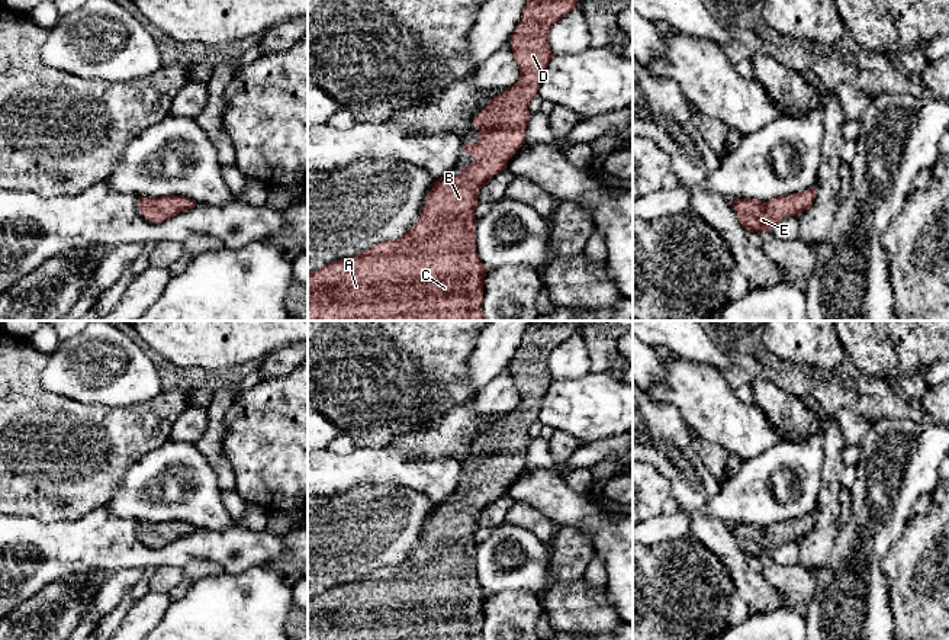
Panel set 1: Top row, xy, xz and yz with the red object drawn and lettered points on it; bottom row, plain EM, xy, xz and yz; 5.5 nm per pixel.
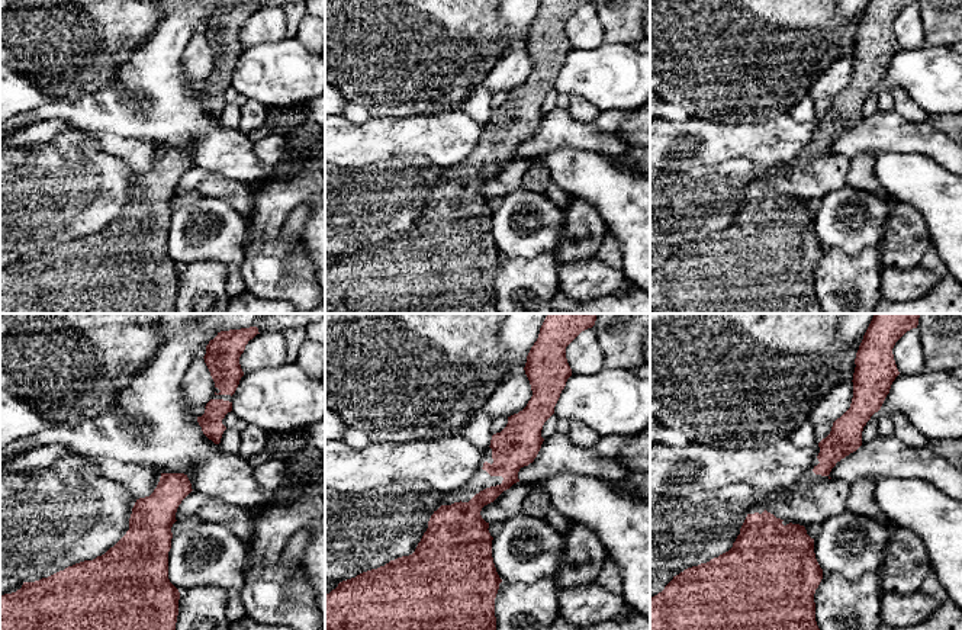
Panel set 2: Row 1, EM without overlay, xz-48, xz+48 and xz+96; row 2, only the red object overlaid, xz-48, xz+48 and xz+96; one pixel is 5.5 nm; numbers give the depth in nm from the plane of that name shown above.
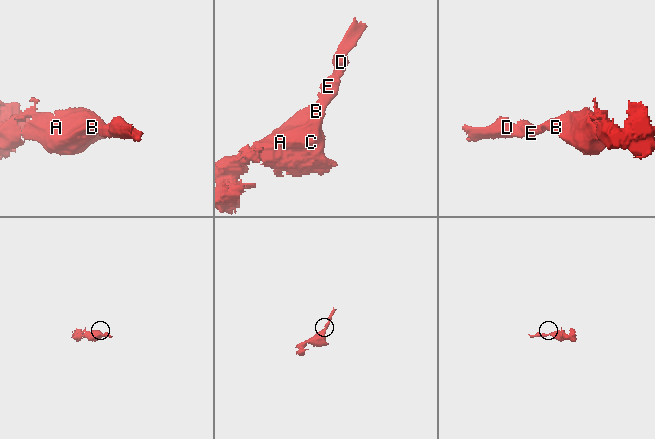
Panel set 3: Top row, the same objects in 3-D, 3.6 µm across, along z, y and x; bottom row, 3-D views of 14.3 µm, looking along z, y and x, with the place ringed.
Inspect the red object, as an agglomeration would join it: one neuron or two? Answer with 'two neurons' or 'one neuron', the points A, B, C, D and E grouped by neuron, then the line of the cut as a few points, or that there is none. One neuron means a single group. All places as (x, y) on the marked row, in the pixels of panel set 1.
one neuron | A B C D E | no cut

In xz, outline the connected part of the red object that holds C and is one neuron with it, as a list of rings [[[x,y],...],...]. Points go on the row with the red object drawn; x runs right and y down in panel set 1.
[[[528,0],[512,36],[511,48],[519,70],[518,81],[489,100],[473,119],[482,132],[477,144],[461,149],[474,161],[459,174],[440,179],[425,197],[415,225],[399,239],[390,239],[353,257],[324,264],[308,274],[308,321],[485,321],[482,312],[486,267],[476,253],[477,192],[524,144],[530,102],[553,58],[550,28],[576,9],[578,0]]]

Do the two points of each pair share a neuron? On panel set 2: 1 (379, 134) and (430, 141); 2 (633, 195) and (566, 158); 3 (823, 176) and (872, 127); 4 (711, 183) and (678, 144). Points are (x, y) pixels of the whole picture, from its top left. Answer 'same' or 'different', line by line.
1: same
2: same
3: different
4: different

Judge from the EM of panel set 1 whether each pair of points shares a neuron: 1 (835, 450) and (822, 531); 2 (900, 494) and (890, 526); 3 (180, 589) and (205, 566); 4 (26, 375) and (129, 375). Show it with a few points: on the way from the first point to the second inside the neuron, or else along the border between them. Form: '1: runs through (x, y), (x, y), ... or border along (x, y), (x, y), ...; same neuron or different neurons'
1: runs through (830, 470), (827, 511); same neuron
2: runs through (893, 501), (890, 504), (890, 518); same neuron
3: runs through (186, 584), (199, 571); same neuron
4: border along (54, 351), (41, 373), (41, 385), (66, 398); different neurons

